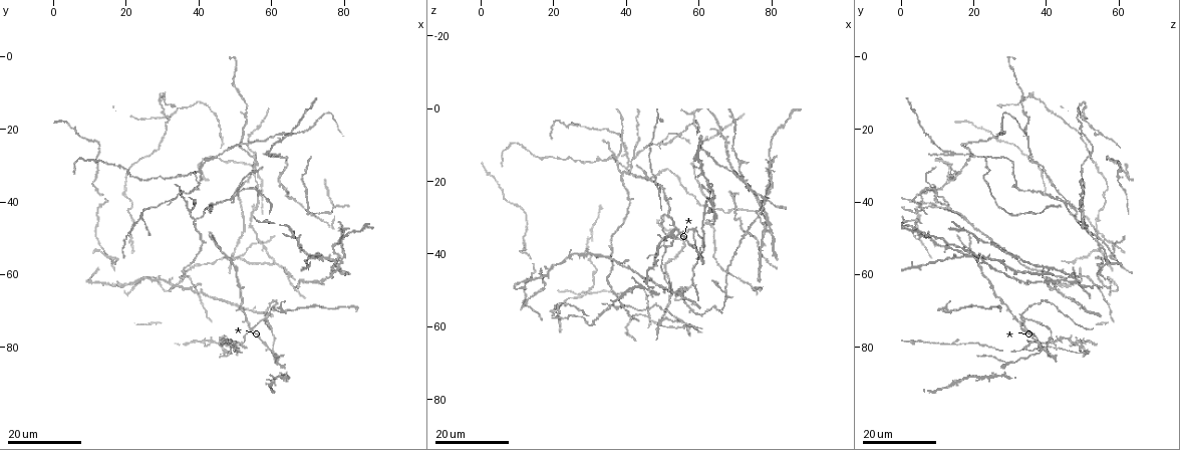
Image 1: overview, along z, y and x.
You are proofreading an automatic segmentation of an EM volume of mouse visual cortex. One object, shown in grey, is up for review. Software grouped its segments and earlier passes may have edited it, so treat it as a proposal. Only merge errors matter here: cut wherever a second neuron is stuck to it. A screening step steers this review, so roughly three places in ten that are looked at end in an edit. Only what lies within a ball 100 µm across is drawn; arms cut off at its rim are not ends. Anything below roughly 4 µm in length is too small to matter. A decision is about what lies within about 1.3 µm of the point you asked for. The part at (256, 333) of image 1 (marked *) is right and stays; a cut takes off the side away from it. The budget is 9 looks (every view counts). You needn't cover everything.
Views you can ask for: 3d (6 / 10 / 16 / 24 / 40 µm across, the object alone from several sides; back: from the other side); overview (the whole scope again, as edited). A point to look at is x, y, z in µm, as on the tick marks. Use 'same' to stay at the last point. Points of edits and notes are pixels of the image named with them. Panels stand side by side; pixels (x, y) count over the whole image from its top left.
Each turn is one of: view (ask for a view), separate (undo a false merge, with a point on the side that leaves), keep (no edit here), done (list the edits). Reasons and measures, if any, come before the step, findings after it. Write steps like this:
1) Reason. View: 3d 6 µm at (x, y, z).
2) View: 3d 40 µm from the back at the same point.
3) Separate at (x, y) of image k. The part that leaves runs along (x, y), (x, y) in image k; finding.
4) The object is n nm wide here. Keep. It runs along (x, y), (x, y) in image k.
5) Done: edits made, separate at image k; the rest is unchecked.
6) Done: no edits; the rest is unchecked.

Branch point. View: 3d 24 µm at (59.0, 72.0, 33.5).

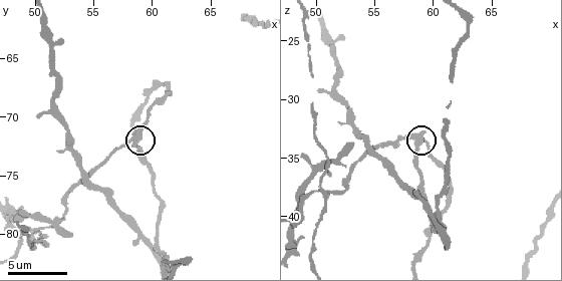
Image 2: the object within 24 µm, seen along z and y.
View: 3d 10 µm at (58.8, 71.8, 33.8).

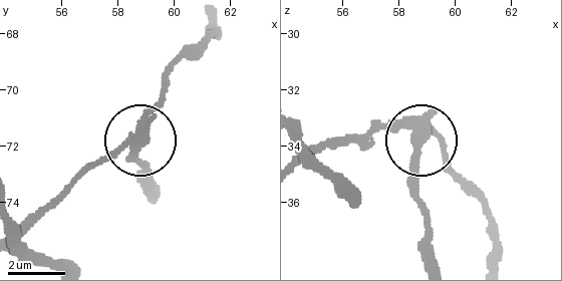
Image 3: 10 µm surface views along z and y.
Zoom in. View: 3d 6 µm at (58.8, 71.9, 33.7).

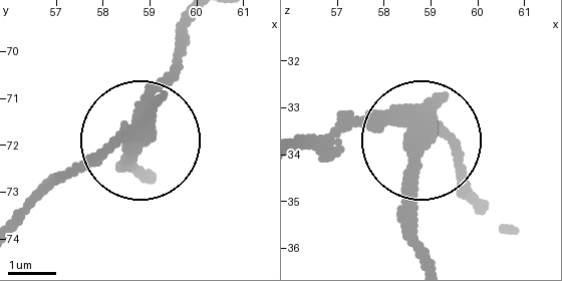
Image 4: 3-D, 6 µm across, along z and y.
The object is 310 nm wide here. Separate at (87, 163) of image 4. The part that leaves runs along (139, 123), (24, 208) in image 4; a second neuron is stuck on.

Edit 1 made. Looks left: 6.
Four or more arms meet. View: 3d 16 µm at (60.4, 80.4, 39.4).

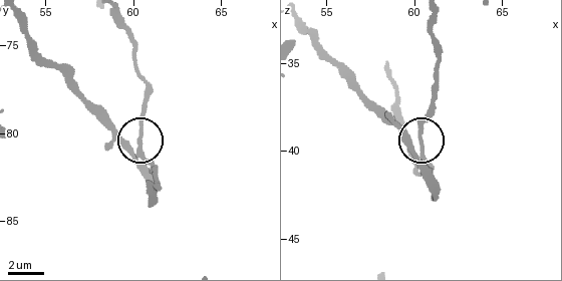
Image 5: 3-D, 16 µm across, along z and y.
The side arm is 43 µm long. Keep. Continuous, no second neuron.

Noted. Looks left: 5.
Arms part here. View: 3d 24 µm at (61.5, 84.5, 28.5).

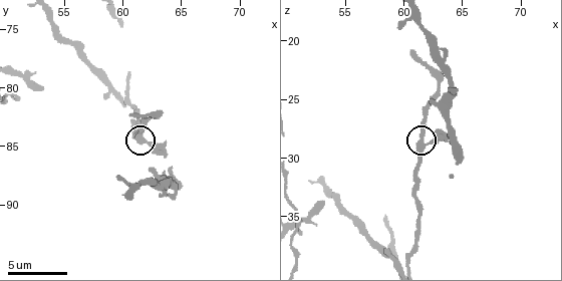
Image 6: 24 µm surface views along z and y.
Zoom in. View: 3d 6 µm at (62.0, 84.4, 29.0).

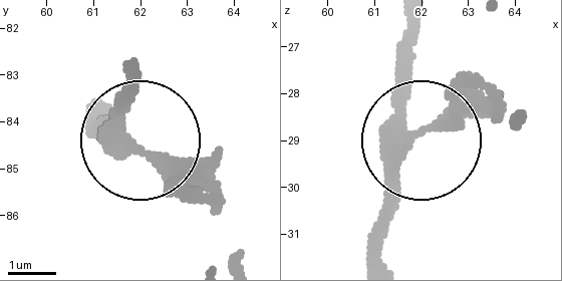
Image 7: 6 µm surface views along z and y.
The side arm is 10 µm long. Keep. It runs along (374, 263), (382, 191), (410, 130), (406, 27) in image 7; all the same neuron.

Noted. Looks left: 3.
A fork. View: 3d 16 µm at (72.0, 54.5, 18.5).

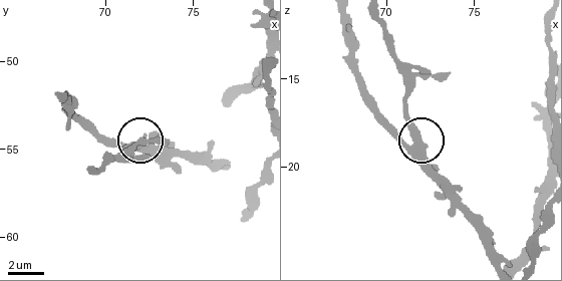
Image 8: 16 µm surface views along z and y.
Zoom in. View: 3d 10 µm at the same point.

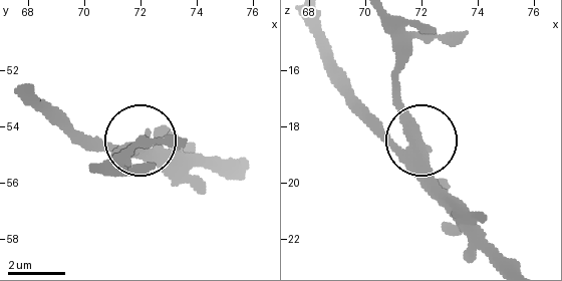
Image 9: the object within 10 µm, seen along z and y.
View: 3d 6 µm at the same point.

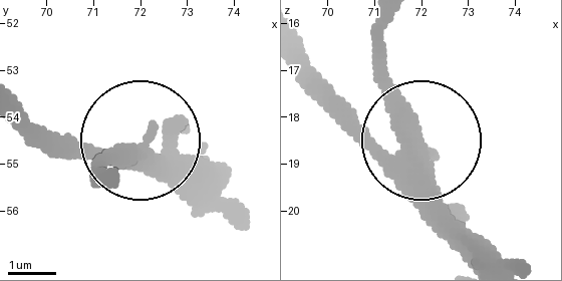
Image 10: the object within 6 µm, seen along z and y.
3 arms meet here. Keep. It runs along (298, 59), (370, 130), (406, 143), (418, 130), (382, 23) in image 10; continuous, no second neuron.

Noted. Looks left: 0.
Done: edits made, separate at image 4; the rest is unchecked.

